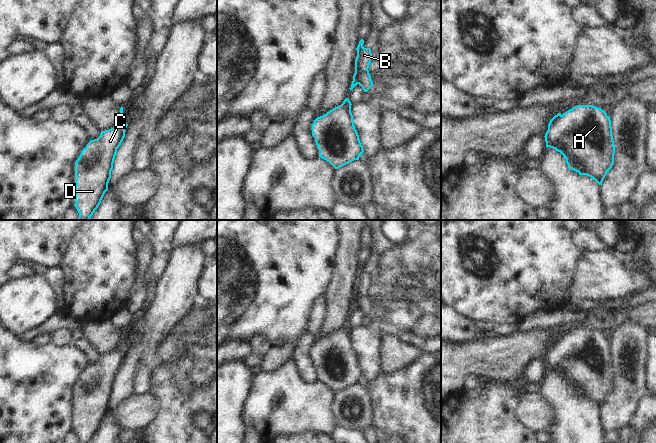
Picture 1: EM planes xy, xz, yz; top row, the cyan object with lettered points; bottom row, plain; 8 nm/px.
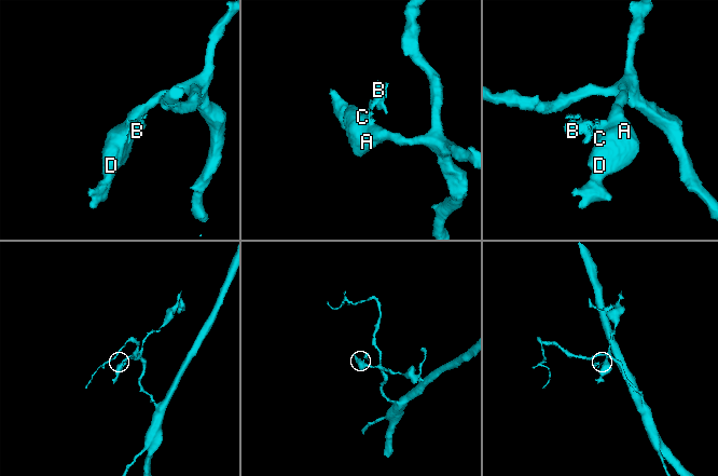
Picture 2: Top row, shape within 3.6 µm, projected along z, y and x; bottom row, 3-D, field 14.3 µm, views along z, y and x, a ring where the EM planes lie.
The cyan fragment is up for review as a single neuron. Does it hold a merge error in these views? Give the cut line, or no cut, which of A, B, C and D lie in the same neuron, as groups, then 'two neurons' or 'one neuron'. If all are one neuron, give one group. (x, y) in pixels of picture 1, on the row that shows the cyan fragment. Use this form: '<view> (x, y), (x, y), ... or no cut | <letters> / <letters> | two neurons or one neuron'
xz (341, 104), (350, 110) | A C D / B | two neurons

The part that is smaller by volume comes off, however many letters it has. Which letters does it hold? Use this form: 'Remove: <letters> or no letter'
Remove: B

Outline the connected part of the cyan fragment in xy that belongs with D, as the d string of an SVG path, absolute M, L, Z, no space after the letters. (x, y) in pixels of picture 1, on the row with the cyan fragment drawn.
M118 125L90 140L75 162L75 204L78 220L89 220L108 190L117 149L125 137Z

